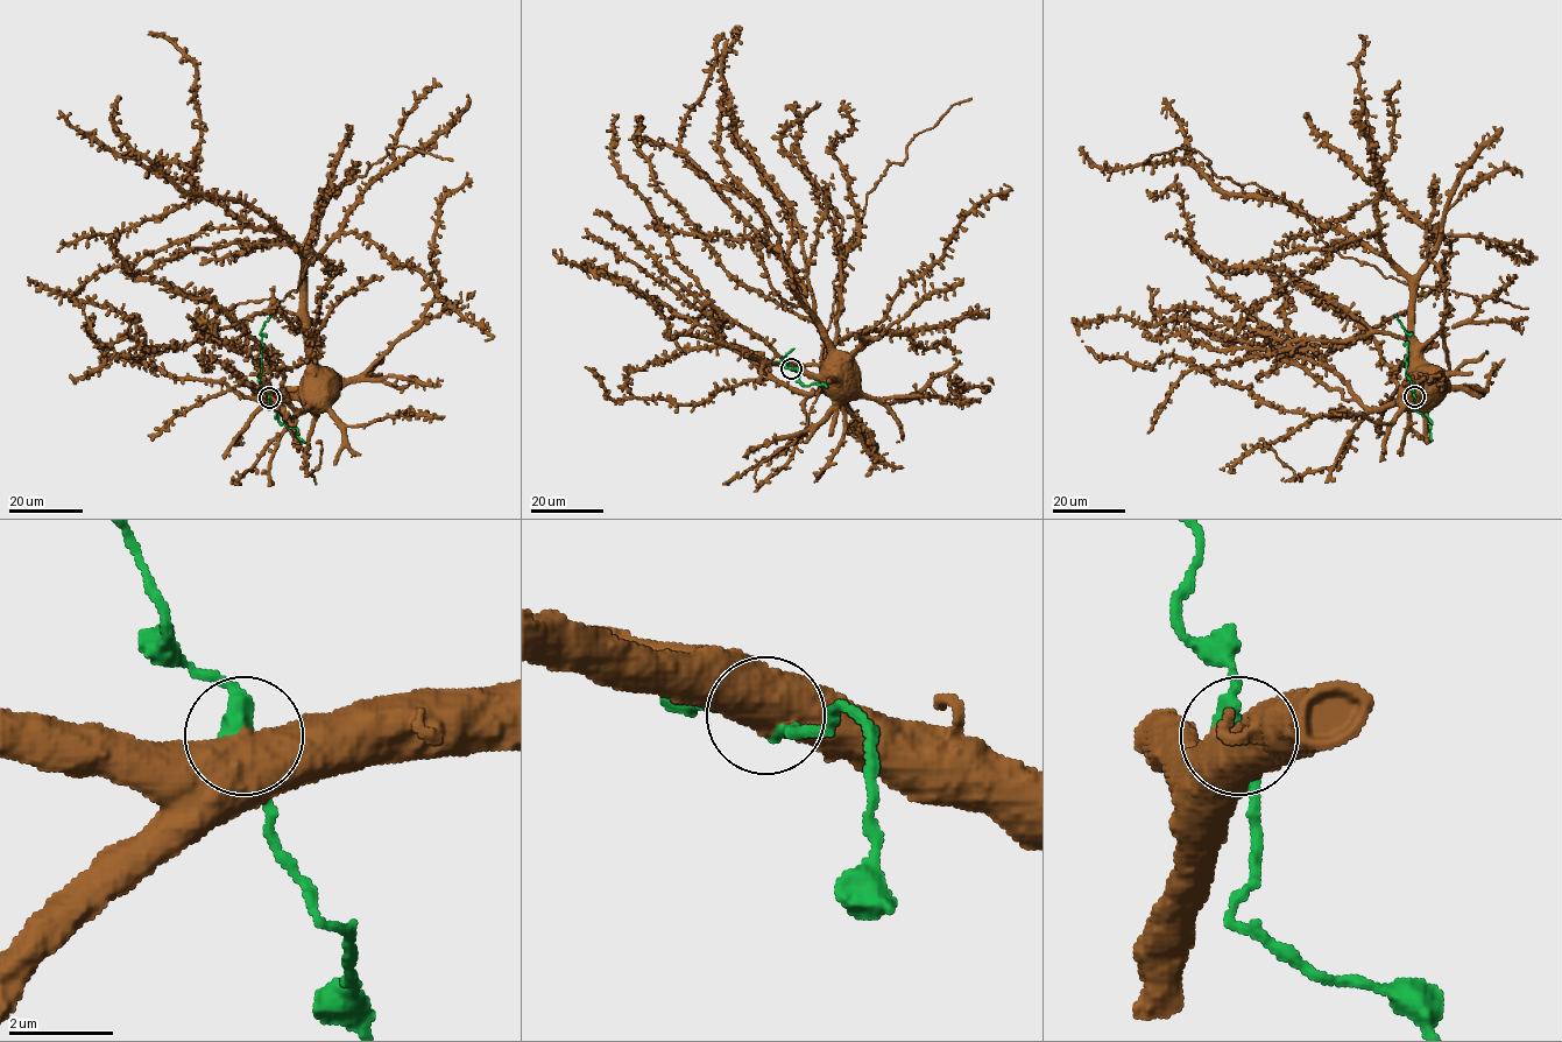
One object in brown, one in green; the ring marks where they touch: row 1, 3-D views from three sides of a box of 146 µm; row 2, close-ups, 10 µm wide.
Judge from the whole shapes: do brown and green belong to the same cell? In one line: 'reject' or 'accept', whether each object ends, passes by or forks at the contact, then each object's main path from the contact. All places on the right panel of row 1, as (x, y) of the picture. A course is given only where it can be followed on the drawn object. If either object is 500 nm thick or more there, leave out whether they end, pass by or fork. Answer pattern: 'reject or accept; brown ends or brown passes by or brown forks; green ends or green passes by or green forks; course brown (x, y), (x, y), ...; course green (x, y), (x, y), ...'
accept; course brown (1414, 396), (1420, 395), (1405, 387), (1408, 385); course green (1414, 396), (1406, 375), (1406, 331), (1394, 314)

